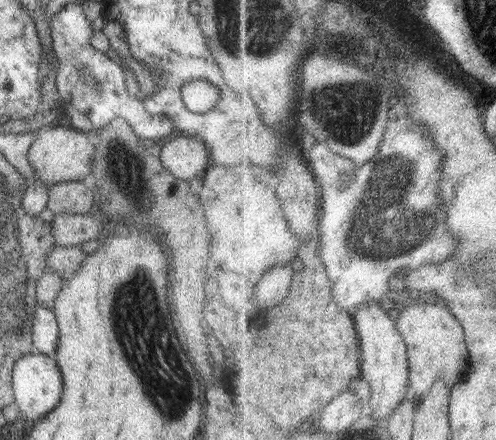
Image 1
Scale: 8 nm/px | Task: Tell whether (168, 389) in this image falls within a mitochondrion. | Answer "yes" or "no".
yes

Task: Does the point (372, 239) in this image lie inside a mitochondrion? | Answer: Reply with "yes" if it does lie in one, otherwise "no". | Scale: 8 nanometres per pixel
yes

